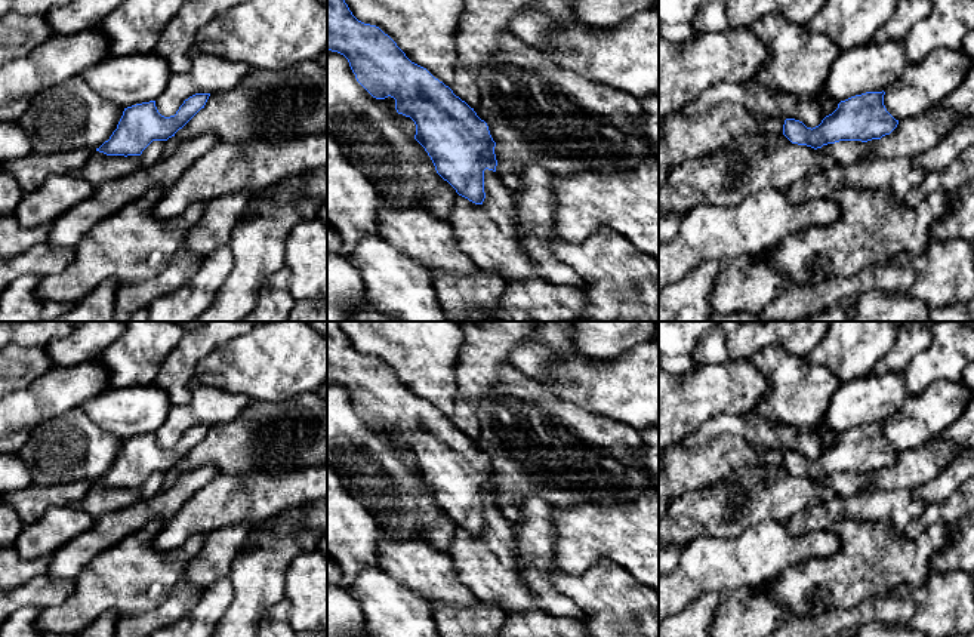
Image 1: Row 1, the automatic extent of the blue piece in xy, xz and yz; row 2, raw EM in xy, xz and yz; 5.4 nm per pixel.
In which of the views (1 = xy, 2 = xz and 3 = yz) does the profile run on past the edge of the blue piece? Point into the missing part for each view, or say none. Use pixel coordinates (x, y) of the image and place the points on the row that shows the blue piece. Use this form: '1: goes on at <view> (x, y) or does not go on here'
1: does not go on here
2: does not go on here
3: does not go on here

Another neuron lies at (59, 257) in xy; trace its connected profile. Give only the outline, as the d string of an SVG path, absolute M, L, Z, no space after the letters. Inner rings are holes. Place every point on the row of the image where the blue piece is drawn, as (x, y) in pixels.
M36 244L12 259L16 276L38 276L44 279L62 273L73 259L73 247L49 247Z

